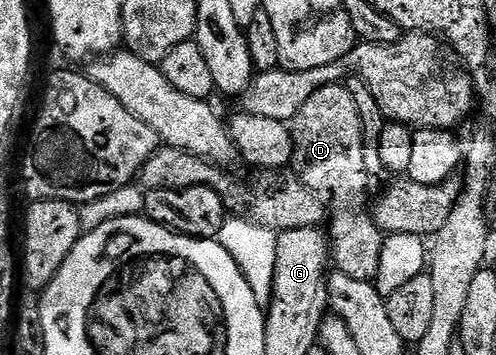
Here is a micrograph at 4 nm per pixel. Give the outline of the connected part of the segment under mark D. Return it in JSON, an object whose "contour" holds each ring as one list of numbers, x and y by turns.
{"contour":[[328,85,315,91,291,121,291,133,296,173,318,191,329,190,331,217,327,233,332,265,355,280,376,283,383,256,383,232,375,224,367,202,365,206,365,189,369,186,369,162,365,159,367,131,348,85]]}

